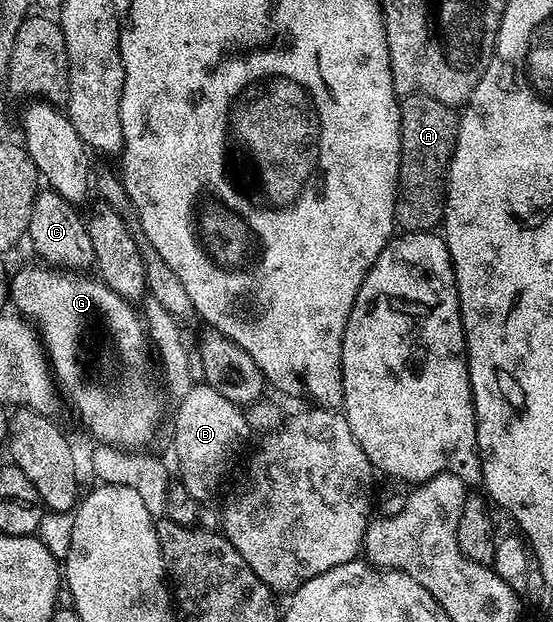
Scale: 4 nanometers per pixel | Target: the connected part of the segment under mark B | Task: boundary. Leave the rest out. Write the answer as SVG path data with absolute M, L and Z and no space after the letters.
M199 382L189 394L177 401L176 414L174 416L174 456L176 466L180 476L178 482L183 486L188 494L194 496L197 502L204 502L210 497L219 486L225 476L234 454L239 450L242 440L250 435L247 415L237 404L230 402L228 398L223 398L213 387Z

